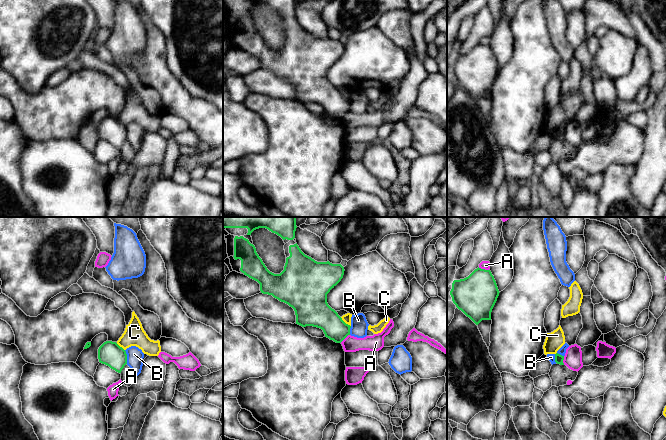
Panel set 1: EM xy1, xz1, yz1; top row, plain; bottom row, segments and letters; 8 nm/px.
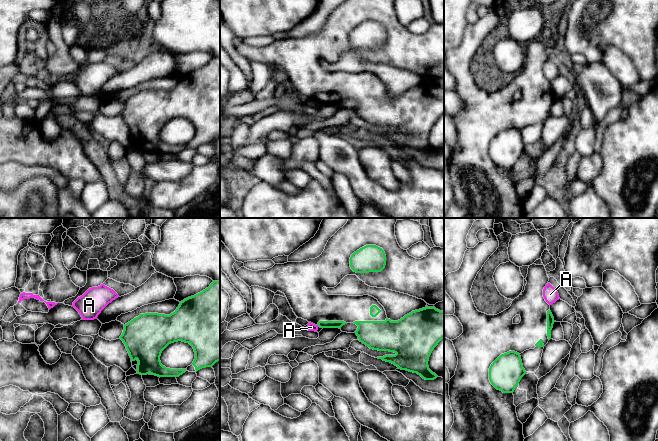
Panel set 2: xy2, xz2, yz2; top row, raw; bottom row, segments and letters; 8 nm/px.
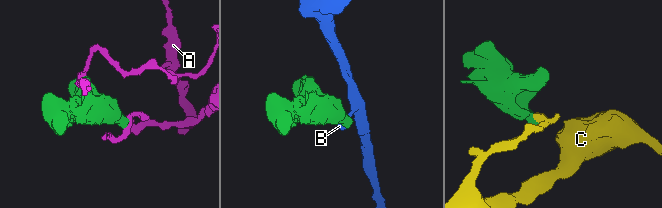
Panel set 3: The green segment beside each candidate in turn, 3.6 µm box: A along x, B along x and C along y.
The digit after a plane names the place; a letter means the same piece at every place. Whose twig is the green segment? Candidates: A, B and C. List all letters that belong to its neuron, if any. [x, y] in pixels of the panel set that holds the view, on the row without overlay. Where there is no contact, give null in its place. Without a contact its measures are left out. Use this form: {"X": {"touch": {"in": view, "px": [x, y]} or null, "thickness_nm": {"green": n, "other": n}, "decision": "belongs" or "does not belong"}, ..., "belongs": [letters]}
{"A": {"touch": {"in": "yz1", "px": [483, 45]}, "thickness_nm": {"green": 320, "other": 70}, "decision": "does not belong"}, "B": {"touch": {"in": "xy1", "px": [126, 133]}, "thickness_nm": {"green": 190, "other": 130}, "decision": "does not belong"}, "C": {"touch": {"in": "xz1", "px": [344, 98]}, "thickness_nm": {"green": 240, "other": 70}, "decision": "does not belong"}, "belongs": []}

